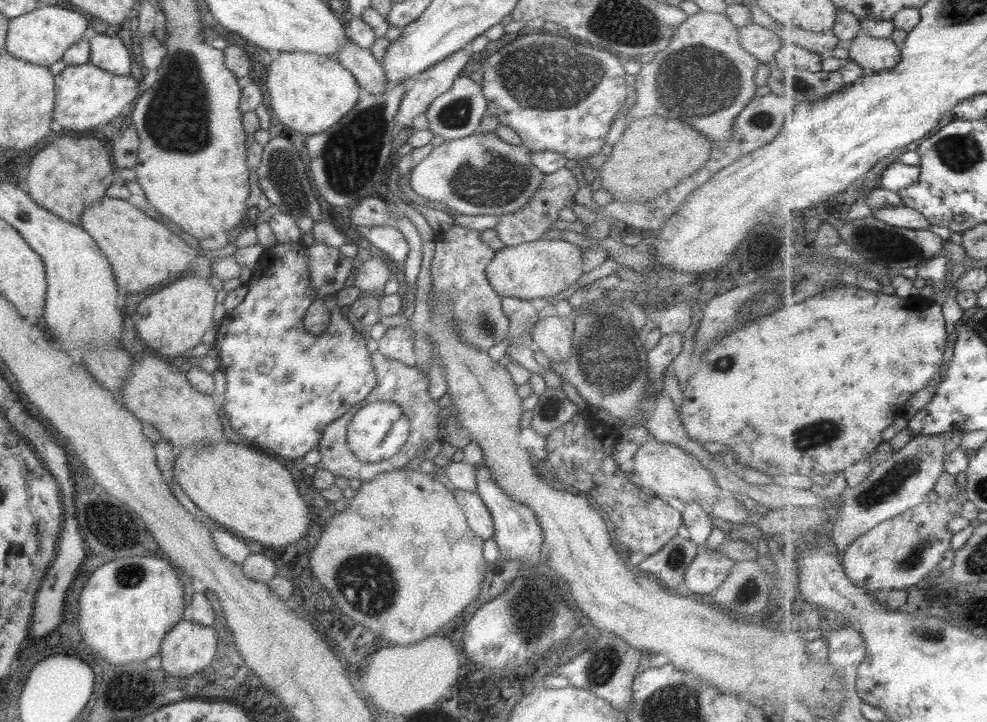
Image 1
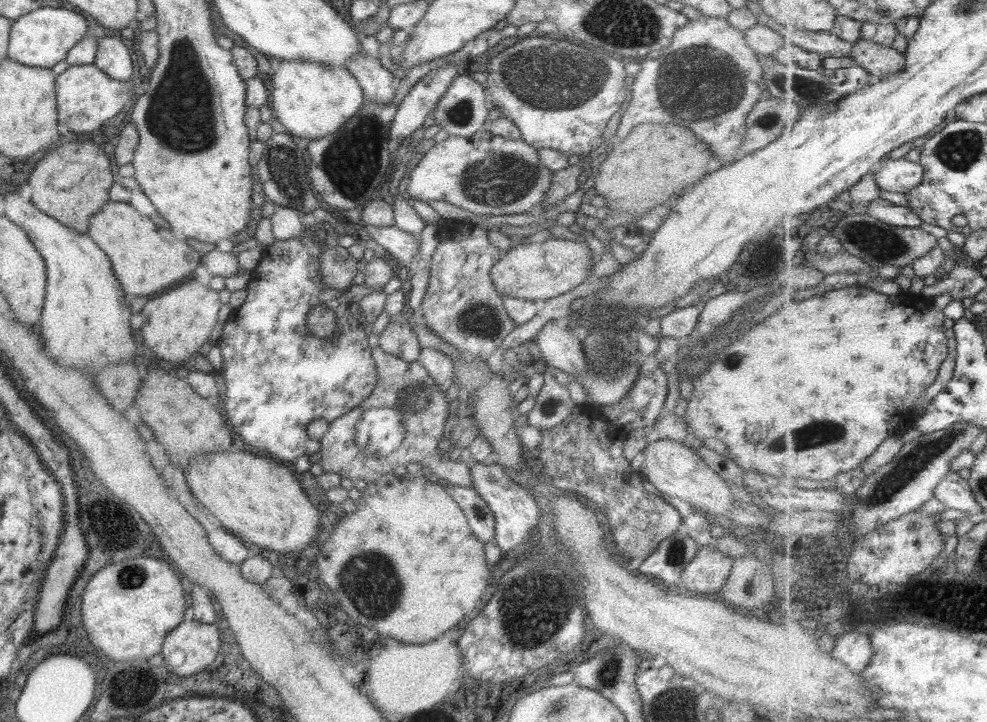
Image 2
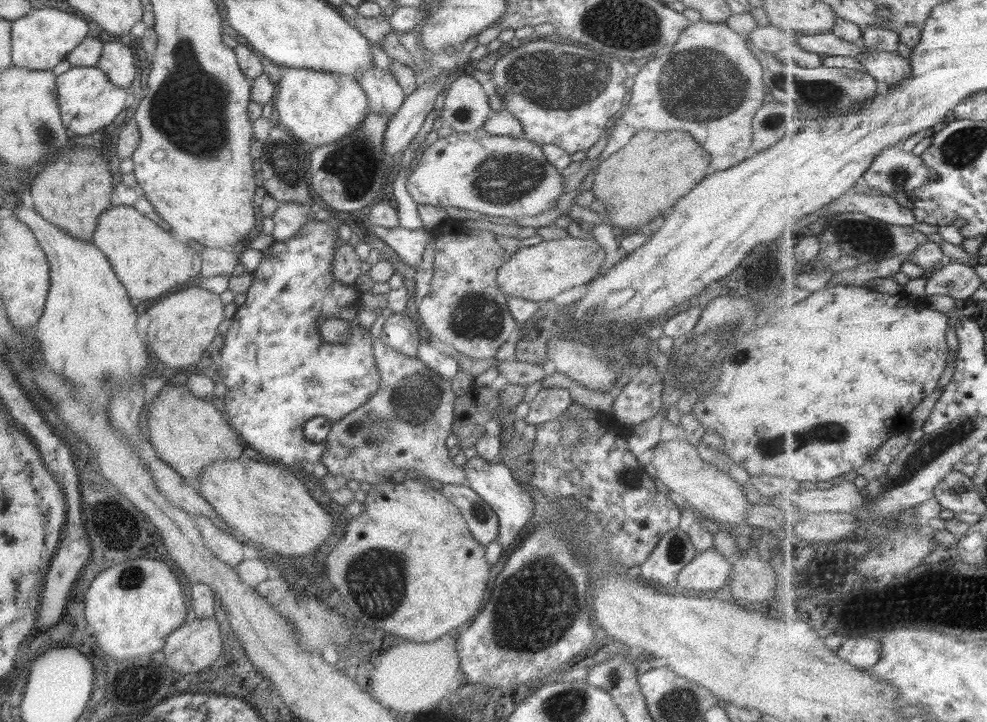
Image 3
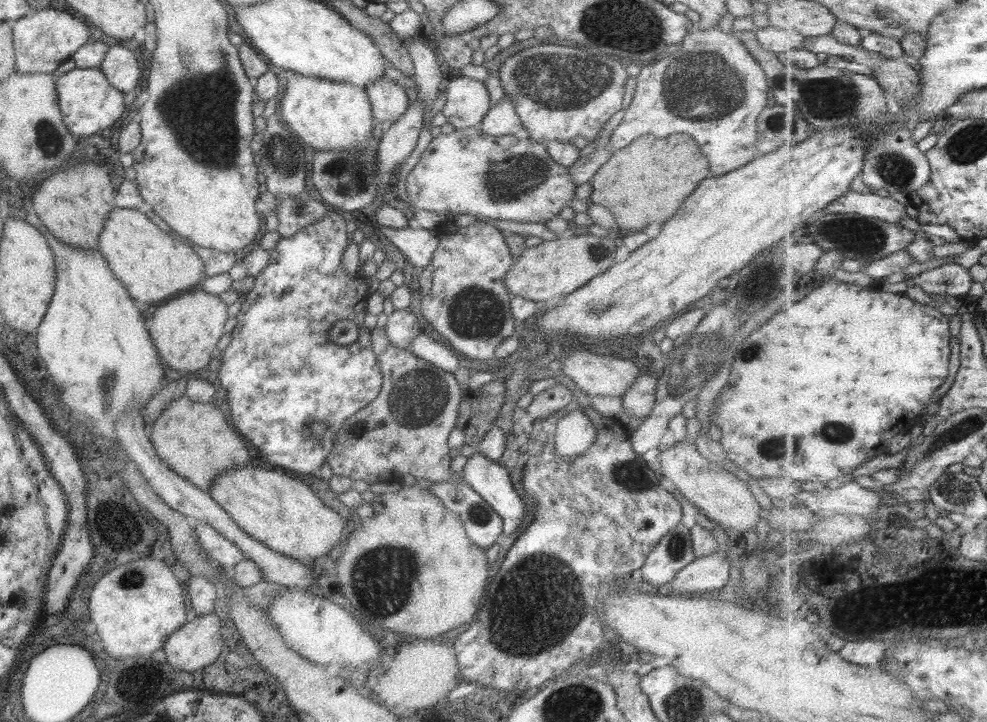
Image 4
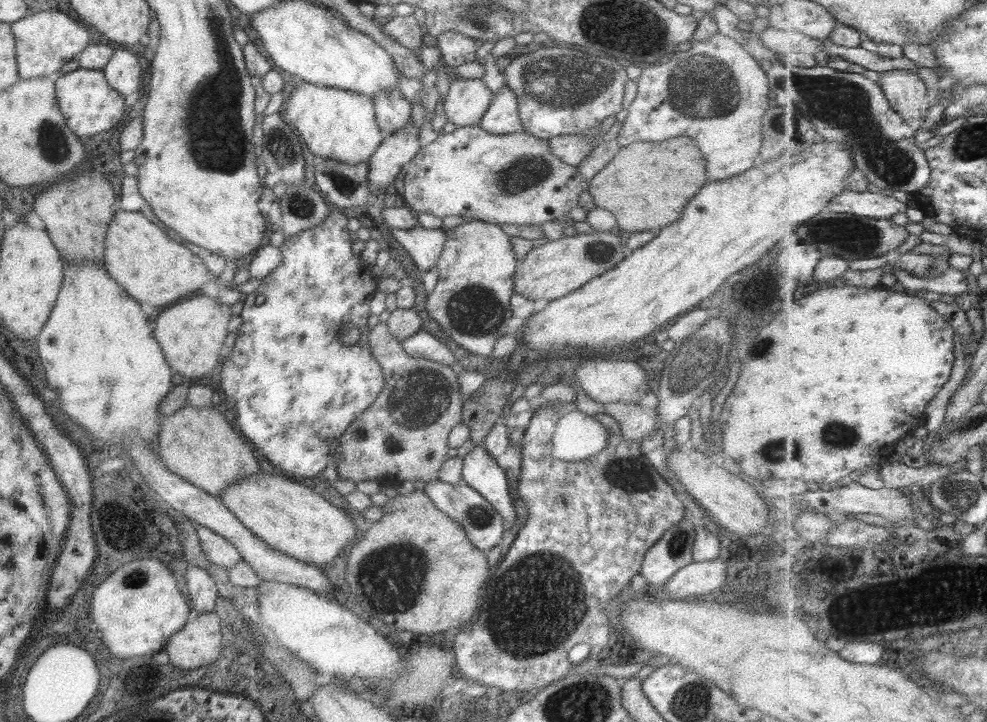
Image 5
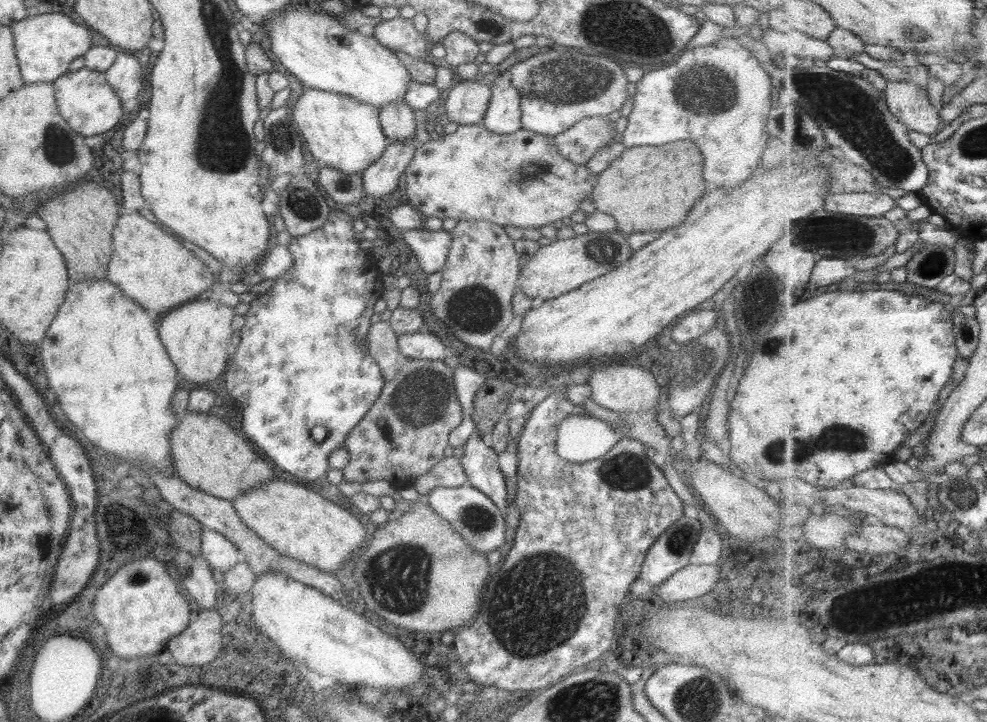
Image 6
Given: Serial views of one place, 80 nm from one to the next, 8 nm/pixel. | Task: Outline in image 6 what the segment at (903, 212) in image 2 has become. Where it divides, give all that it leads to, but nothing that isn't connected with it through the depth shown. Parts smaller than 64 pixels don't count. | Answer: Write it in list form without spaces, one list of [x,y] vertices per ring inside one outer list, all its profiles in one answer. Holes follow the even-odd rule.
[[[843,193],[825,198],[825,212],[879,218],[897,206],[895,199],[883,193]]]

